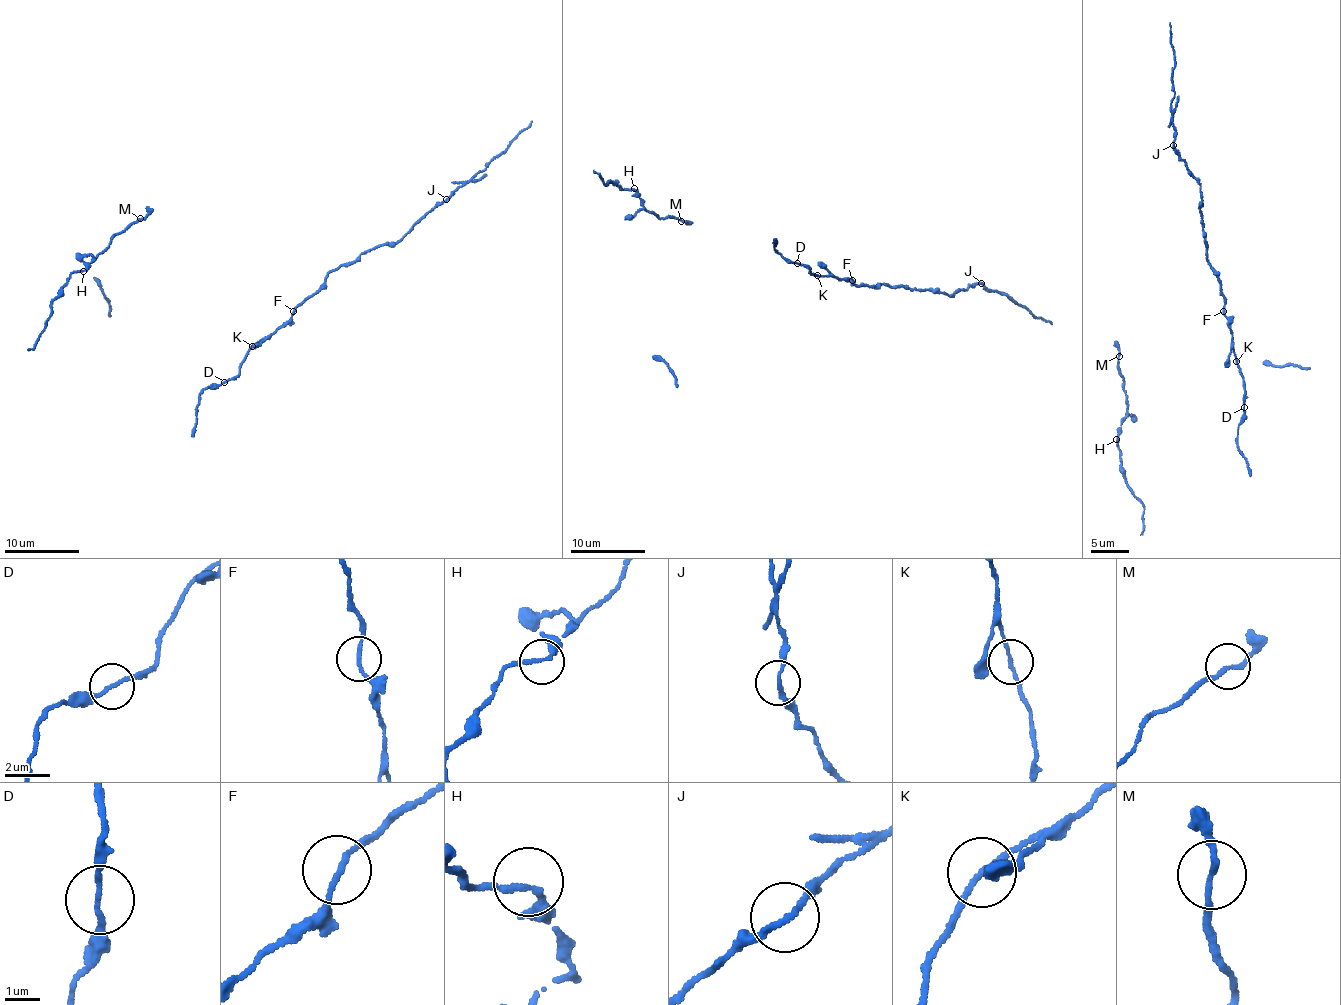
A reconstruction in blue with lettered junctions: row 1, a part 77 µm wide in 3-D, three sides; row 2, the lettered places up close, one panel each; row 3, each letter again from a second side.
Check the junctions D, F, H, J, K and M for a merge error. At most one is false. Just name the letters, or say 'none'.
J

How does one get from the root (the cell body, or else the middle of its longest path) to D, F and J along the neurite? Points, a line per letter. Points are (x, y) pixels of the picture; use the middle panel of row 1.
D: (824, 266), (828, 272), (815, 275), (810, 269), (797, 263)
F: (824, 266), (839, 279), (852, 280)
J: (824, 266), (839, 279), (852, 279), (856, 285), (869, 287), (885, 284), (949, 294), (981, 283)

